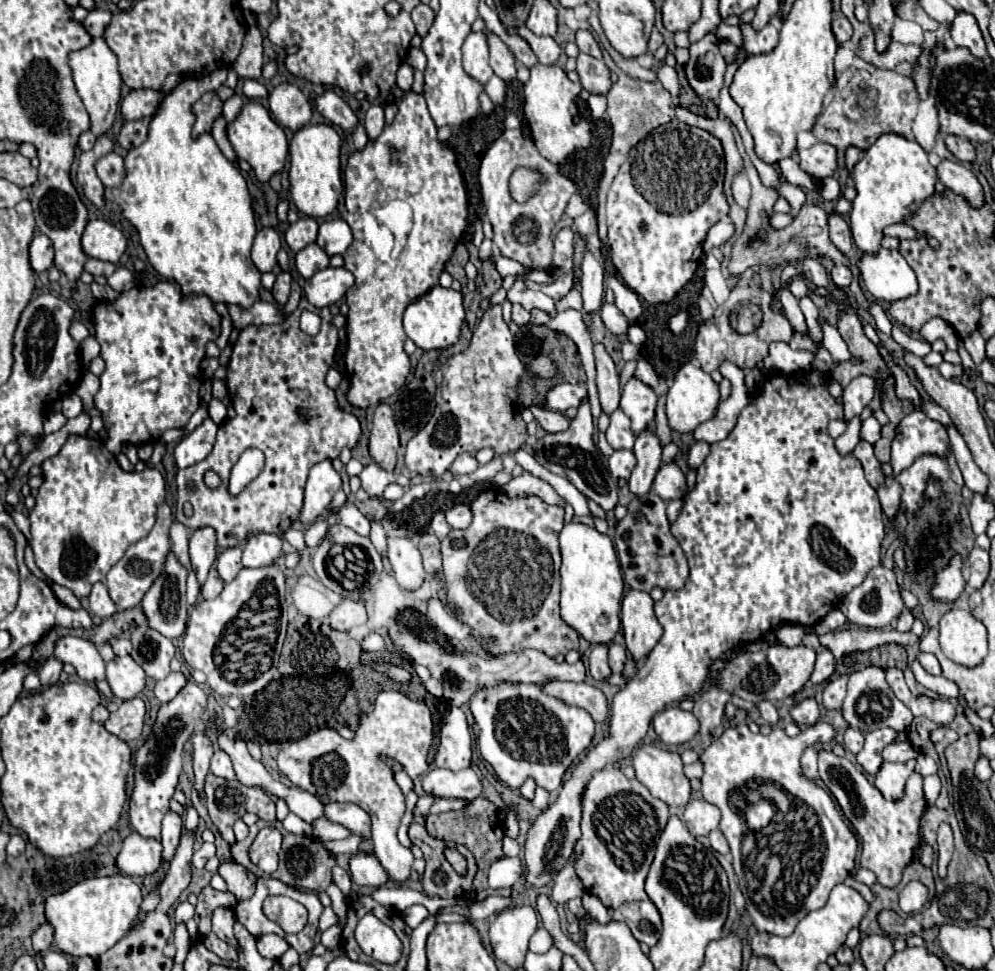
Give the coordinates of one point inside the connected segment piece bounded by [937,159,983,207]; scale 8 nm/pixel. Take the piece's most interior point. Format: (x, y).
(960, 179)

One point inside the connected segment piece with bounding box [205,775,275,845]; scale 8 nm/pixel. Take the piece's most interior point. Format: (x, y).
(226, 800)

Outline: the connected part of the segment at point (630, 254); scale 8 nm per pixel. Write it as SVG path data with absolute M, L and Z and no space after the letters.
M681 121L653 129L637 143L611 181L605 203L611 261L629 289L647 303L667 303L695 275L709 229L727 217L721 141Z

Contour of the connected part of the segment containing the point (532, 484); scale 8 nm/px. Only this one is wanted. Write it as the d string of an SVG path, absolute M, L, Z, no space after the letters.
M525 473L525 475L521 475L521 477L513 477L511 481L509 481L509 485L503 485L501 487L501 491L507 495L507 497L531 497L531 495L535 495L535 497L541 497L545 503L549 503L549 505L561 505L561 507L565 507L567 503L565 503L565 499L561 499L559 495L557 495L557 491L547 483L547 481L543 481L543 479L537 479L537 477L533 477L533 475L529 475L529 473Z

